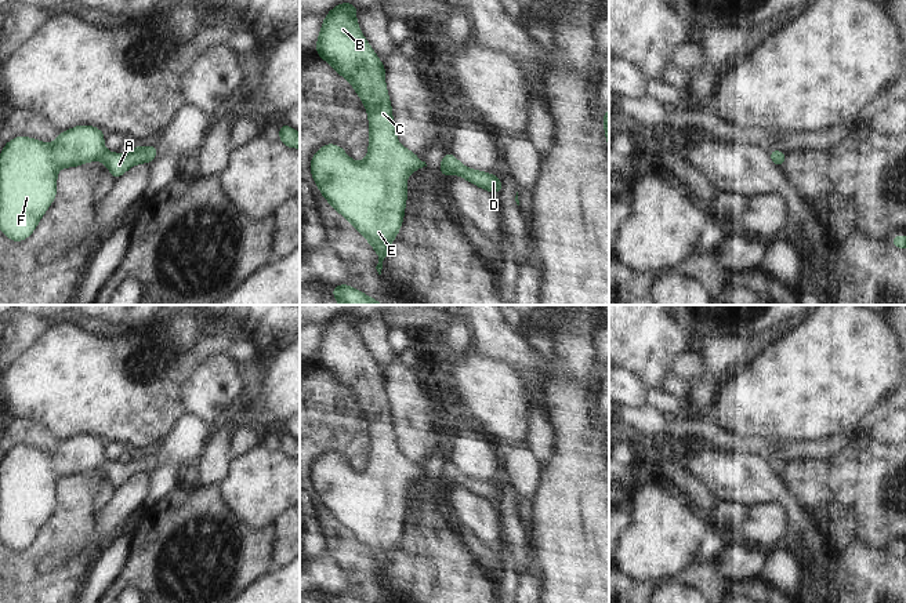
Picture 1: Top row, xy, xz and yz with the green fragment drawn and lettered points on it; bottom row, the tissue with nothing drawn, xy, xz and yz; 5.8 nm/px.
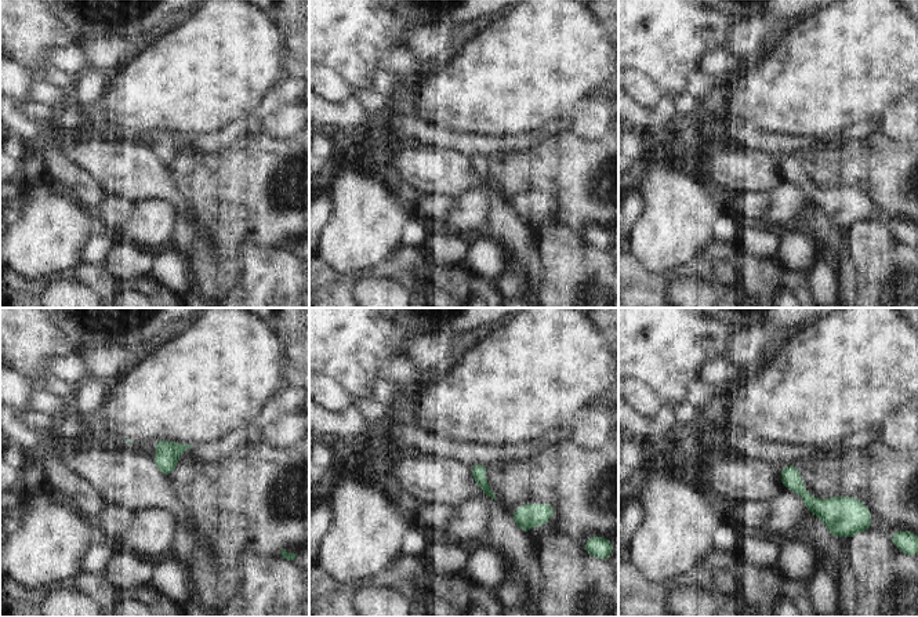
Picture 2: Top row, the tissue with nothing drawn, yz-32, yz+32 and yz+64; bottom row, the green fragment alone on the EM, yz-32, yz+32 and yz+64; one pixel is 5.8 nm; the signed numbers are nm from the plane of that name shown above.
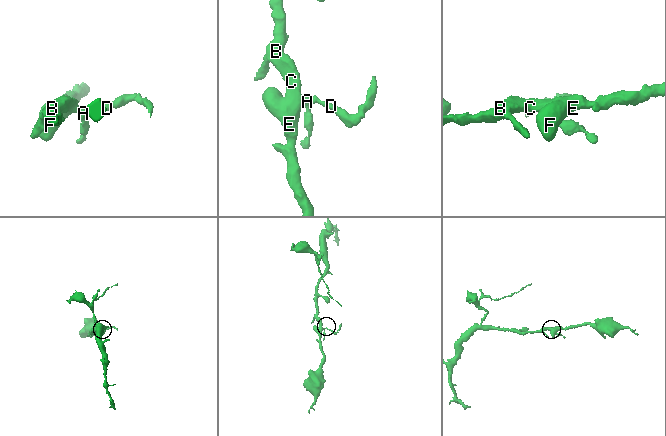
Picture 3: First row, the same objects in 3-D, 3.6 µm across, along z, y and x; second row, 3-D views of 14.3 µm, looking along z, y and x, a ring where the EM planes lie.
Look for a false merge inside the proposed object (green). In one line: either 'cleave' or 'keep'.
keep

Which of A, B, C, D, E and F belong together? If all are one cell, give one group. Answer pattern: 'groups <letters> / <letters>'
groups A B C D E F

